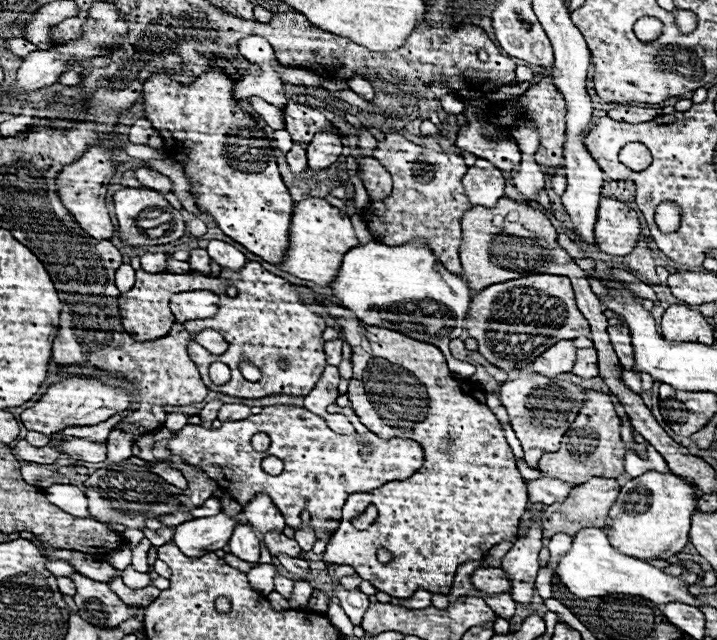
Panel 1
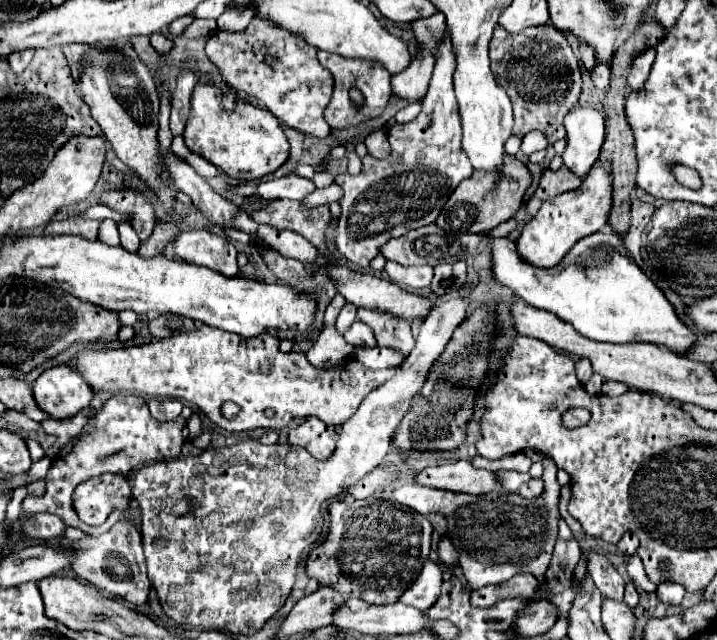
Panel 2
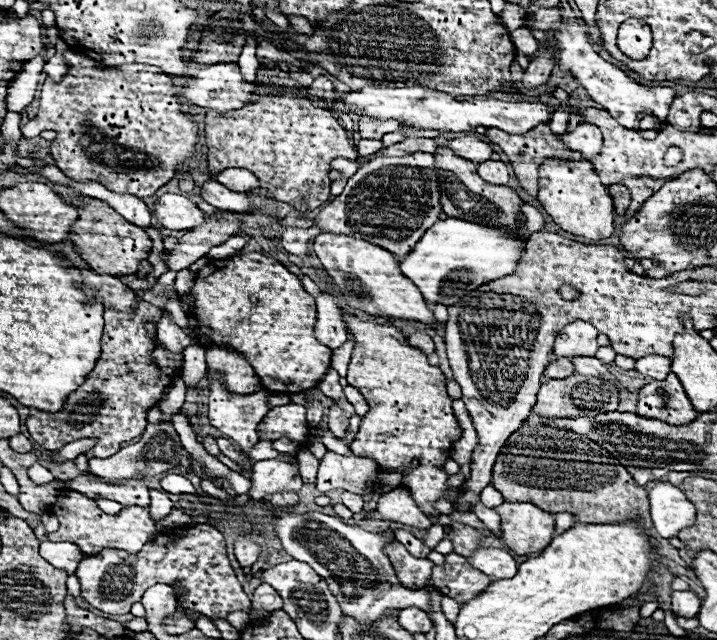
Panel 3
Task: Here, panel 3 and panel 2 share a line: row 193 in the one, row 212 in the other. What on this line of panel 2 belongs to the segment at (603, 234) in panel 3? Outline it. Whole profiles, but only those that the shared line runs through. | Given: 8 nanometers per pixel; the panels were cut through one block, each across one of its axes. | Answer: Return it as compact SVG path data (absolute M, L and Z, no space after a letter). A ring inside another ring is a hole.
M596 162L578 190L554 196L540 206L538 214L522 228L520 236L516 238L518 256L526 264L528 262L534 264L534 268L554 268L554 264L558 264L558 260L562 260L562 256L566 256L566 252L580 238L598 232L608 222L610 204L612 204L610 176L608 170L602 166L602 162Z

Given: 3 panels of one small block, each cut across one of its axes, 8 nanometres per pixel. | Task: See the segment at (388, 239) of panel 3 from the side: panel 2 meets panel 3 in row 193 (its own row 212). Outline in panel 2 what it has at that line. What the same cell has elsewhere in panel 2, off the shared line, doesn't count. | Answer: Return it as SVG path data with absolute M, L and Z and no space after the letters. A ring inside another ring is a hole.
M446 36L436 52L436 68L430 88L422 98L422 112L412 122L394 124L388 130L392 146L390 156L376 160L366 154L358 176L350 176L348 172L336 176L336 182L344 190L344 198L340 200L342 218L338 222L336 246L346 260L358 264L360 268L368 268L370 260L378 254L378 248L386 244L386 240L432 224L460 180L470 178L474 172L460 144L462 128L452 88L454 68L454 52L450 38Z

